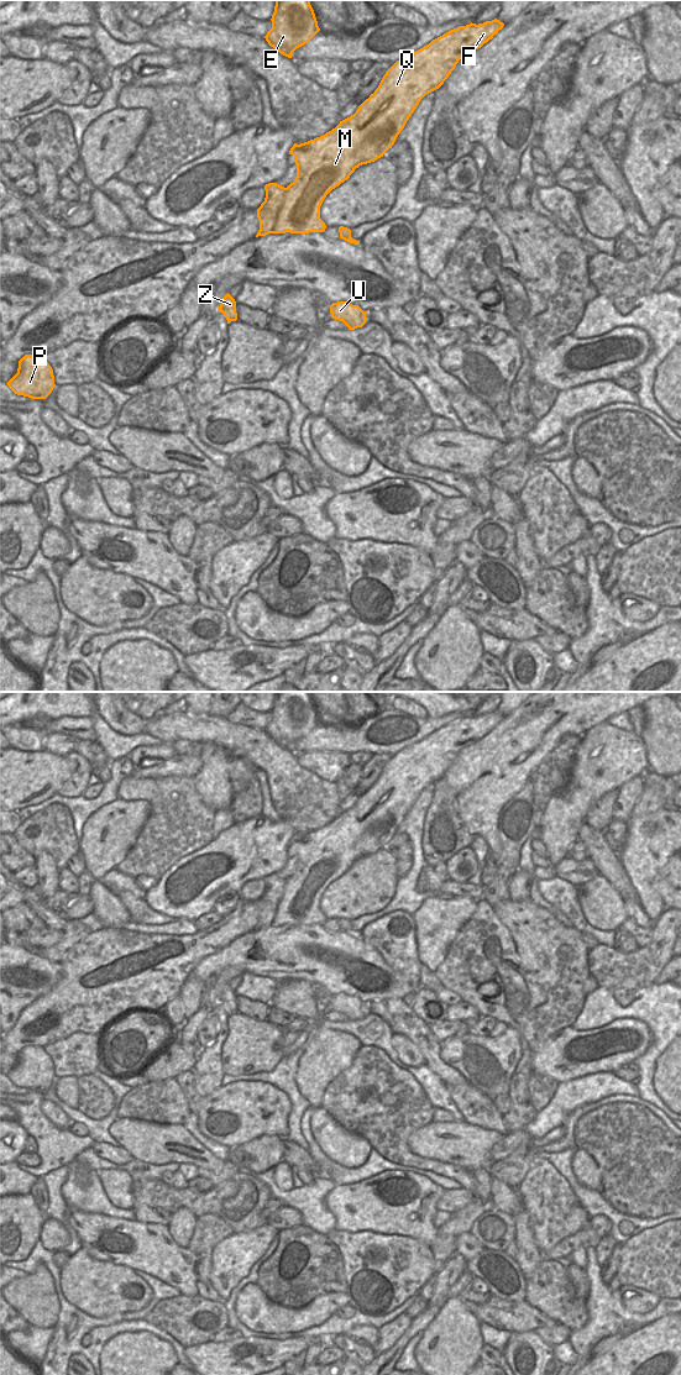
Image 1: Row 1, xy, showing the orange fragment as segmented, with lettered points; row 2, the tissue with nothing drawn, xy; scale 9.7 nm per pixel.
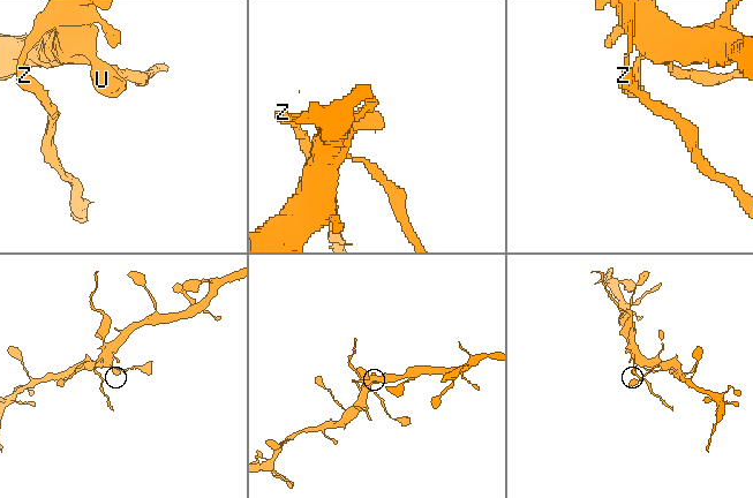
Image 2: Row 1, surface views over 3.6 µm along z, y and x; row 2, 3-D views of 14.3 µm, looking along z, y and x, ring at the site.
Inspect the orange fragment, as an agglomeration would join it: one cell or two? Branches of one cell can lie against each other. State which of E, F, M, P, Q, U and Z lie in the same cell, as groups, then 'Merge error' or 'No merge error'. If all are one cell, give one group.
Groups: E Z / F M P Q U. Merge error

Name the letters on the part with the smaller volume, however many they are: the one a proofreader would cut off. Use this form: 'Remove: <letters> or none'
Remove: E, Z

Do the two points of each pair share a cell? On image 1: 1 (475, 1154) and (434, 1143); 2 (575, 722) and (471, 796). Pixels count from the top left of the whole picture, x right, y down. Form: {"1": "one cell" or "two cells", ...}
{"1": "one cell", "2": "one cell"}

